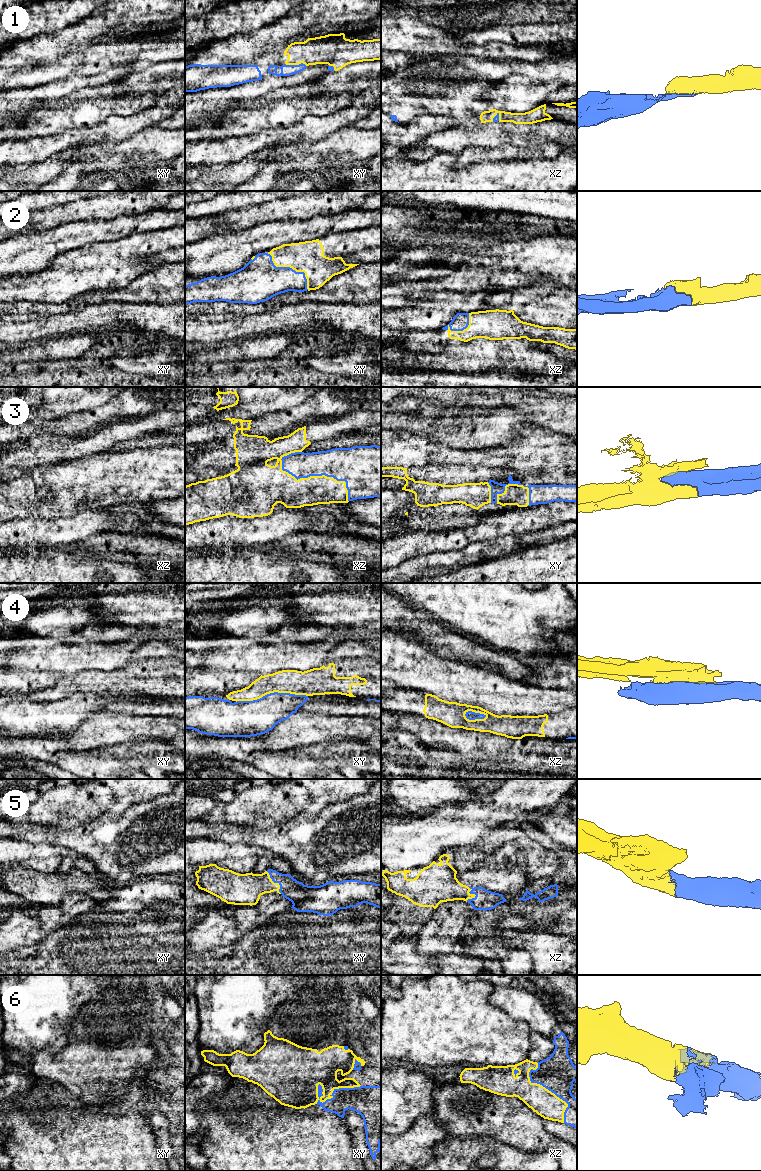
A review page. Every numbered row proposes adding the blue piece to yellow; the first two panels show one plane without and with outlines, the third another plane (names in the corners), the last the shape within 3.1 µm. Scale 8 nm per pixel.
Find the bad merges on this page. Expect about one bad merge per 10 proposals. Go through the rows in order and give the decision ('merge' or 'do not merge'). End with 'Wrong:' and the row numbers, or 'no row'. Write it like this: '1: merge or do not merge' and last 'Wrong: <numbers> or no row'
1: merge
2: merge
3: merge
4: do not merge
5: merge
6: merge
Wrong: 4

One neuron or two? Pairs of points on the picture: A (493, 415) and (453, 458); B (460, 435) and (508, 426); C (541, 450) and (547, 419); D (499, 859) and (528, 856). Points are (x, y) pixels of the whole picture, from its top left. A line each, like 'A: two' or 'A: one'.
A: two
B: one
C: two
D: one

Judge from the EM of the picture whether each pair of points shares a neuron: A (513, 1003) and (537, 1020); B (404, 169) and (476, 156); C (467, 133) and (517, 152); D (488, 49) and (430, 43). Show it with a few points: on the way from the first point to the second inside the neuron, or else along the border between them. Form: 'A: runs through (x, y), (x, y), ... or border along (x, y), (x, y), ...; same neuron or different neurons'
A: runs through (519, 1004), (531, 1014); same neuron
B: border along (477, 161), (461, 167), (452, 167); different neurons
C: border along (523, 145), (516, 146), (502, 143), (495, 147); different neurons
D: runs through (474, 49), (453, 47), (444, 43); same neuron

